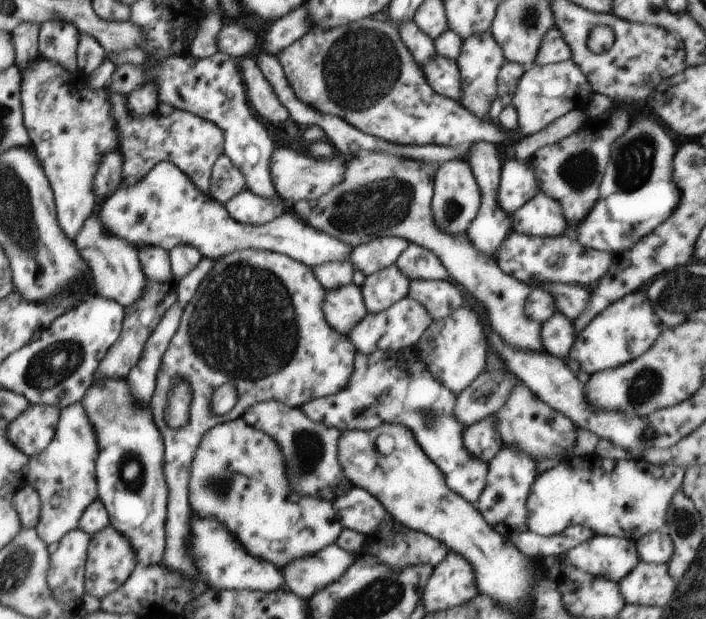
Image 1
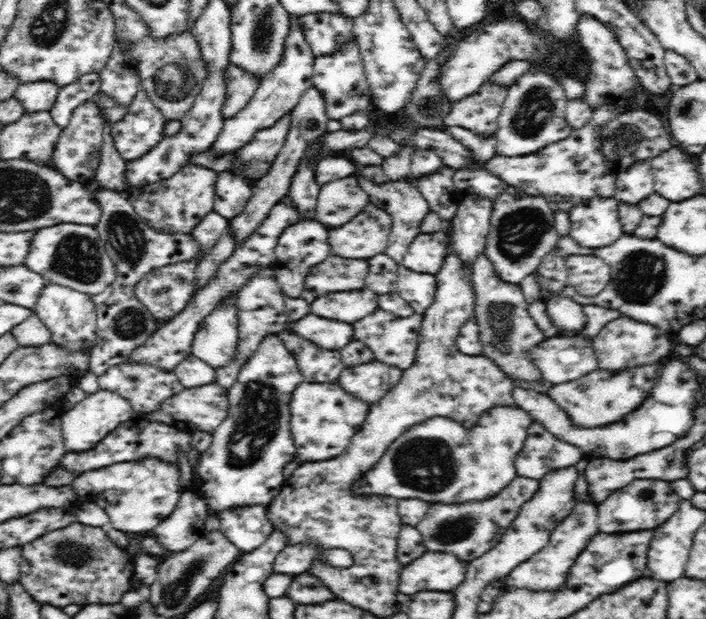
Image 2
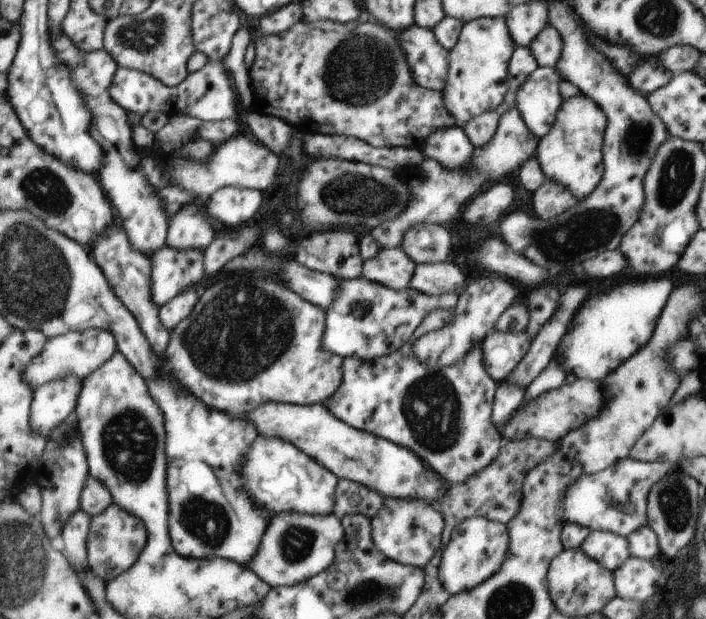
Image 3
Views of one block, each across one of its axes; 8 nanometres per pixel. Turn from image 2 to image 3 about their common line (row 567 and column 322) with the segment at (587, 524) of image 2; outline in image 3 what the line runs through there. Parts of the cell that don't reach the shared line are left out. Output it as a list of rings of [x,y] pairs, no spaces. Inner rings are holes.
[[[276,516],[266,528],[262,546],[254,558],[249,570],[256,572],[260,580],[269,586],[294,587],[298,583],[310,580],[312,576],[324,572],[334,563],[334,548],[344,537],[340,520],[328,516]]]

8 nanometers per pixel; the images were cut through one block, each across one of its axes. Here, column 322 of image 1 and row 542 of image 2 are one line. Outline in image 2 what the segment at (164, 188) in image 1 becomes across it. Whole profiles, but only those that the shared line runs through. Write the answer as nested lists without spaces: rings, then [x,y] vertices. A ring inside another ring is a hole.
[[[244,506],[230,508],[222,514],[216,515],[221,523],[222,532],[232,544],[244,552],[252,552],[258,548],[270,534],[272,524],[267,516],[267,506]]]

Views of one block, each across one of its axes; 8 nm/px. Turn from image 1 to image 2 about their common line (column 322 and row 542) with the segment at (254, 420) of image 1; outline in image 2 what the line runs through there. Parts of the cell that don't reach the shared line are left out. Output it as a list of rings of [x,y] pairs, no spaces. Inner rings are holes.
[[[516,476],[516,480],[512,480],[508,488],[504,488],[504,492],[484,502],[473,501],[456,505],[431,503],[424,520],[418,524],[426,548],[434,552],[452,552],[466,562],[480,558],[500,542],[500,534],[504,534],[512,520],[518,516],[520,506],[535,496],[539,484],[539,480]]]

